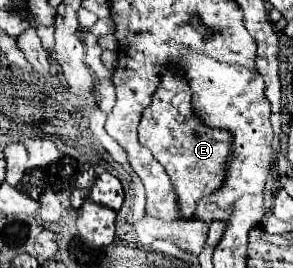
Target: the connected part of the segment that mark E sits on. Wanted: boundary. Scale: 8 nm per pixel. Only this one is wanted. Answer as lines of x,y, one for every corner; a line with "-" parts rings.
164,66
152,104
144,110
138,126
140,144
146,146
164,166
172,188
176,188
180,208
178,214
182,220
190,220
198,200
222,186
226,180
226,162
230,160
232,150
232,134
218,128
210,130
206,124
202,124
202,120
194,114
190,98
190,86
186,80
182,80
182,74
178,74
178,66

